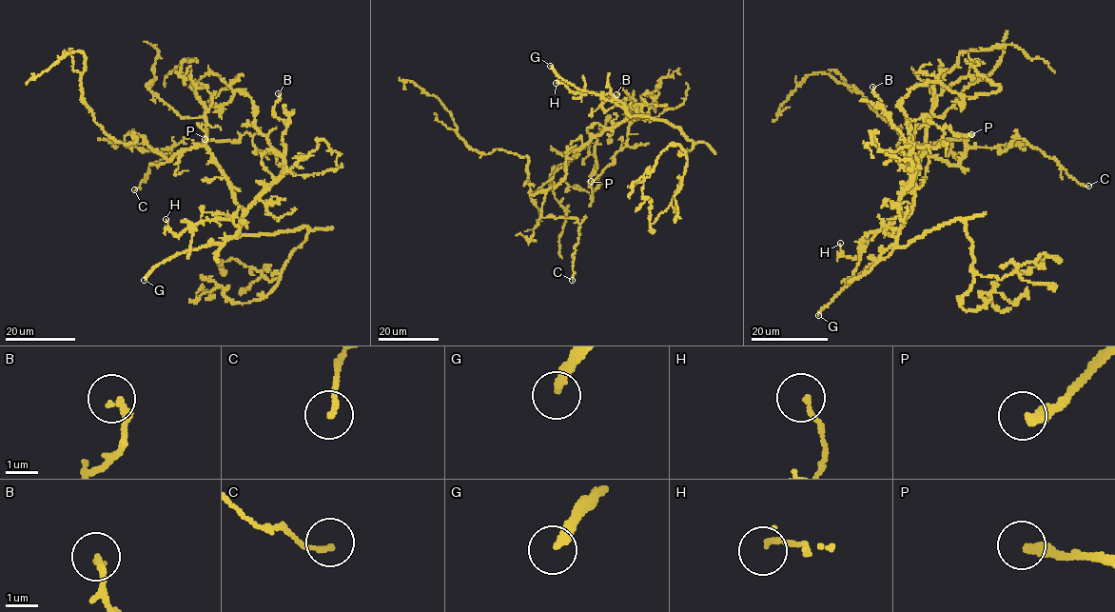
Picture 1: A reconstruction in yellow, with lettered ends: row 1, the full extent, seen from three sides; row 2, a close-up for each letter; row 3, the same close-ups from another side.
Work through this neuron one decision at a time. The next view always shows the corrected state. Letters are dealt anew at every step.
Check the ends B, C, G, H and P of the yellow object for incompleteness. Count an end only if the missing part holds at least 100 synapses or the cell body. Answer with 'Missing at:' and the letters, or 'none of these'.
Missing at: G

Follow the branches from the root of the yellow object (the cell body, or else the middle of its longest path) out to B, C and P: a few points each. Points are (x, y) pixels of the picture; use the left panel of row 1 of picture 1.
B: (211, 155), (226, 177), (233, 201), (244, 212), (280, 177), (283, 165), (285, 126), (273, 111), (278, 93)
C: (211, 155), (205, 147), (190, 147), (168, 161), (146, 144), (132, 144), (156, 151), (175, 145), (134, 189)
P: (211, 155), (244, 212), (283, 165), (269, 149), (256, 153), (247, 133), (238, 140), (205, 139)

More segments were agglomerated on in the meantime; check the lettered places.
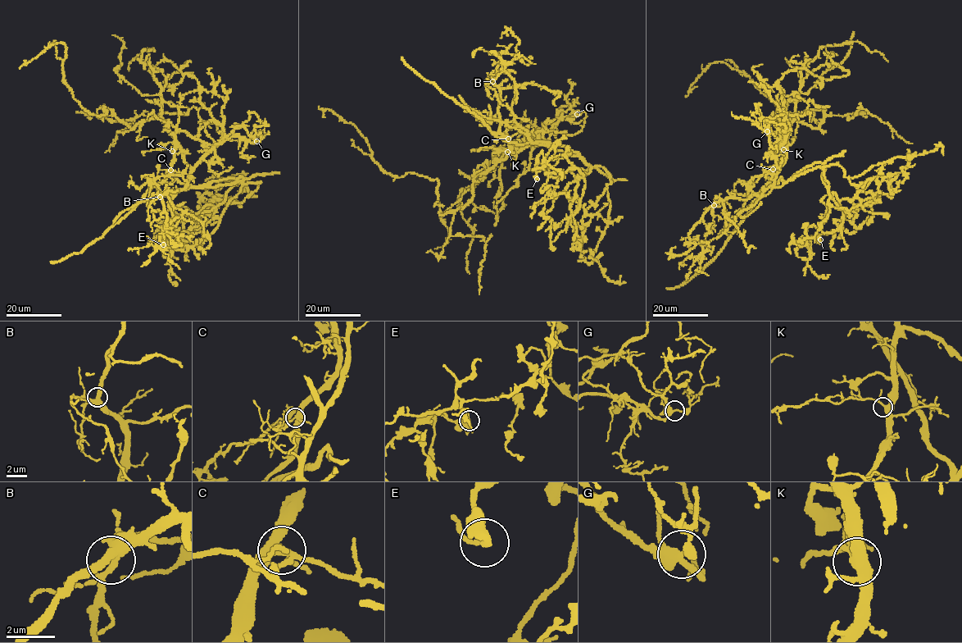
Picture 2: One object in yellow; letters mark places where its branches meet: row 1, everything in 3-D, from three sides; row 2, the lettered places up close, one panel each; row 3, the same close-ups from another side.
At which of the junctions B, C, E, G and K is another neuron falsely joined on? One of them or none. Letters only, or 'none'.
C

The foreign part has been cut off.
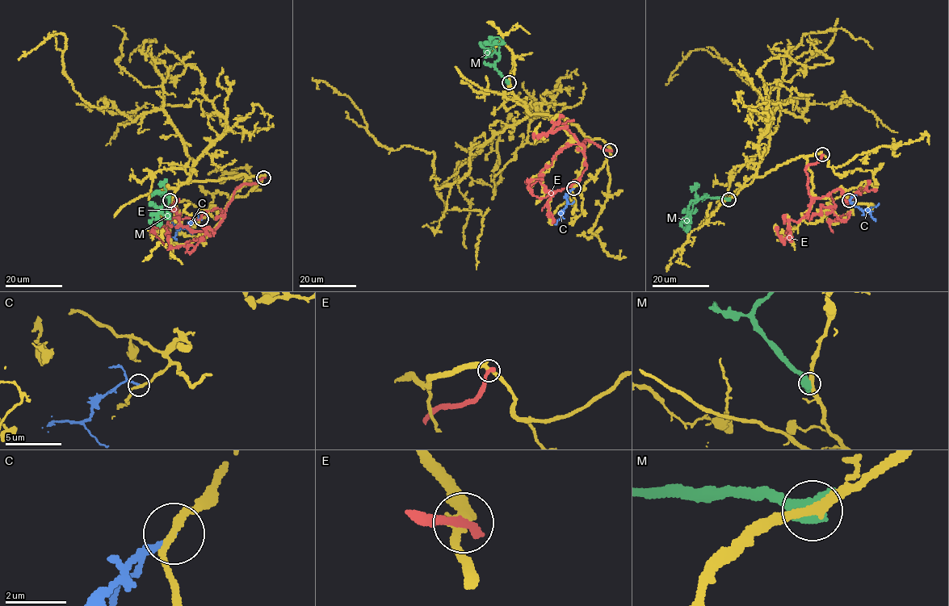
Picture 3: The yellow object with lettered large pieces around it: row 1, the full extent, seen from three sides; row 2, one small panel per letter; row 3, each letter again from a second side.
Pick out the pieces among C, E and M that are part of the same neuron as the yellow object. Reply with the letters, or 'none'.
none

